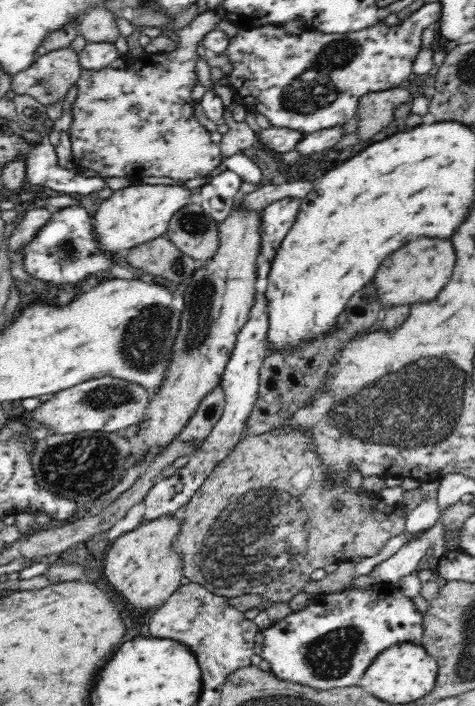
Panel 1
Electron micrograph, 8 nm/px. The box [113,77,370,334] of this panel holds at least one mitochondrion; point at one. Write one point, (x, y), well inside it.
(192, 222)

